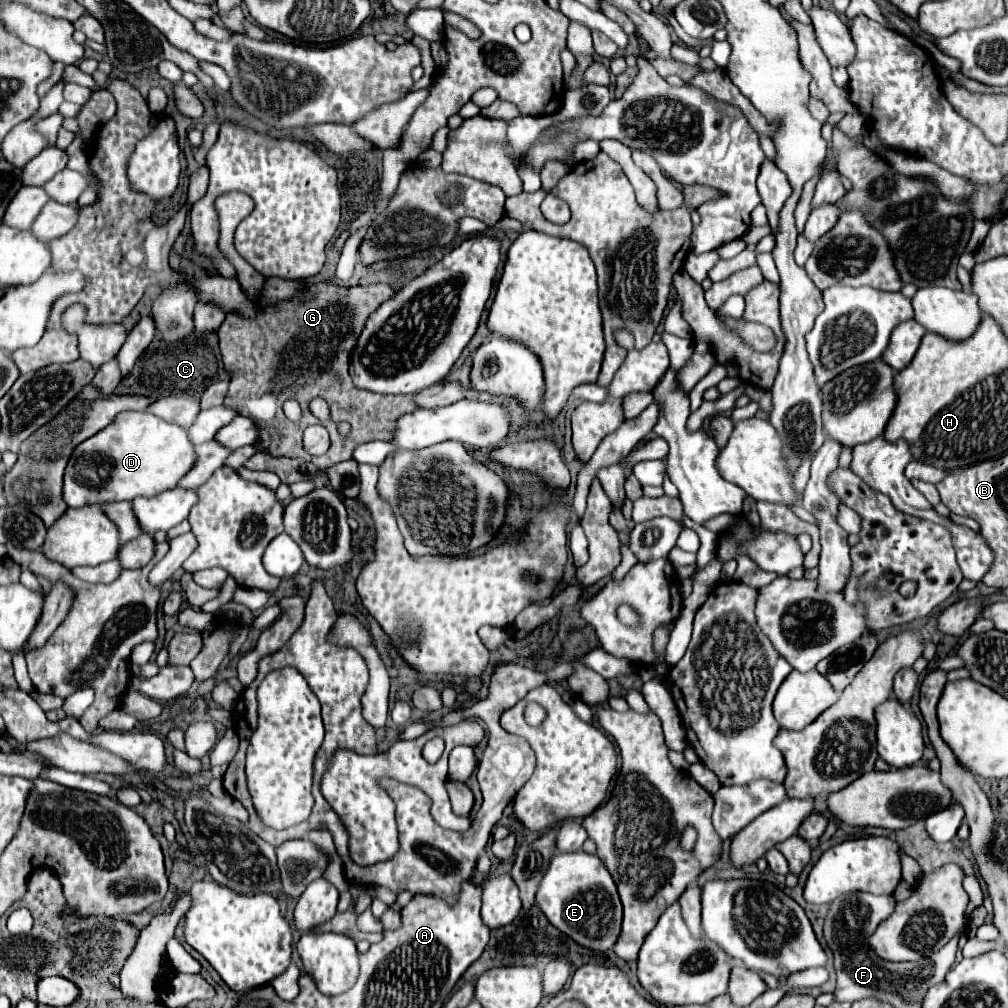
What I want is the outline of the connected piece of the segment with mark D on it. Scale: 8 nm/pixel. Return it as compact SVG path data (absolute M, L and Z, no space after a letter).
M121 412L109 426L105 426L105 430L99 430L95 436L81 442L73 450L65 468L63 498L71 508L79 508L85 504L105 504L115 500L133 500L137 496L151 498L177 486L177 482L189 472L193 462L195 450L187 438L187 430L177 424L165 422L149 412Z

